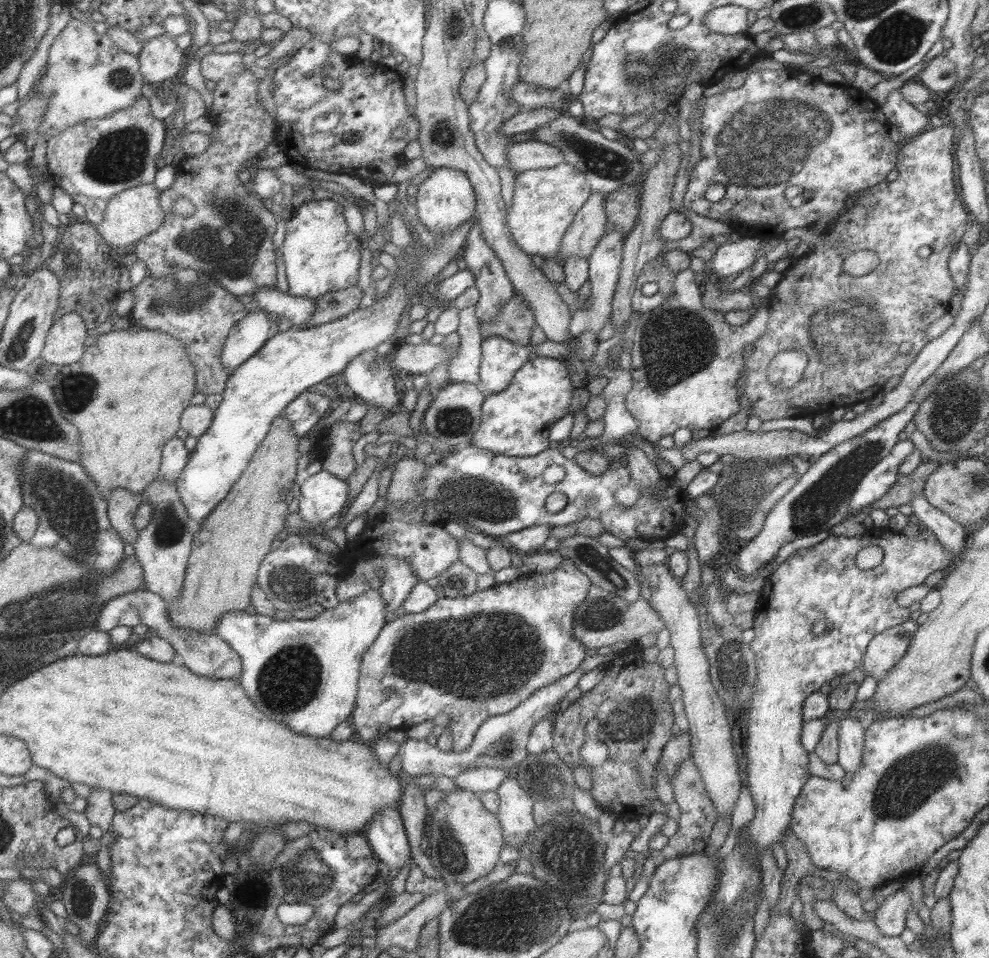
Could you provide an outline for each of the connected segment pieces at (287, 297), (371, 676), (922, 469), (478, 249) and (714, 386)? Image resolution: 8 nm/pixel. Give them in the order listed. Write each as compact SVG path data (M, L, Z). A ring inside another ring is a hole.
M275 286L255 289L252 299L255 300L260 310L275 312L280 319L288 319L292 326L304 323L314 309L314 302L311 298L281 292L275 289Z
M563 559L561 564L557 564L553 570L548 570L544 573L531 573L526 577L513 579L509 582L495 583L491 588L485 590L477 590L469 596L449 598L445 595L438 598L431 606L425 608L418 613L405 613L403 616L386 622L379 631L379 636L367 647L360 660L360 675L358 678L357 693L354 703L354 709L349 716L349 723L353 728L354 737L364 742L365 744L372 745L373 740L377 740L382 735L379 732L379 726L389 726L391 729L404 729L407 730L419 722L425 720L431 721L439 714L445 714L448 718L446 728L450 732L452 738L452 750L459 752L466 749L472 741L472 736L478 729L478 726L491 715L505 714L508 710L514 709L519 702L528 699L535 690L542 689L547 686L551 681L557 680L572 670L578 668L581 660L585 658L585 646L579 642L572 633L573 628L573 613L589 590L590 578L585 576L571 560Z
M923 459L911 474L907 476L899 474L897 481L891 485L891 489L879 500L869 505L867 510L870 511L873 508L885 511L887 508L897 508L902 504L909 505L914 496L922 495L927 476L932 474L940 464L941 462L938 461Z
M475 221L467 231L465 249L462 252L466 269L475 279L475 286L479 291L478 301L474 304L474 313L478 320L492 320L500 311L500 306L514 296L514 288L505 274L502 262L497 258L491 247L480 236L478 221Z
M687 267L684 270L676 272L675 280L672 282L672 293L668 296L665 302L661 303L661 306L656 306L653 310L649 312L639 313L639 317L635 322L633 322L633 327L630 331L630 360L631 369L629 370L632 383L630 389L626 392L624 396L625 409L629 412L632 418L637 421L637 434L643 438L643 440L648 443L657 443L661 437L667 435L673 435L673 432L677 428L689 428L690 431L693 430L715 430L723 421L733 416L740 410L740 406L737 402L737 397L739 395L738 389L735 387L735 382L739 378L740 373L743 371L743 359L742 359L742 348L747 343L753 342L753 337L759 334L763 334L766 330L768 323L768 309L763 305L756 305L752 309L750 319L741 326L731 326L727 324L724 319L724 313L718 310L707 310L702 305L701 298L702 286L695 283L693 279L693 271Z

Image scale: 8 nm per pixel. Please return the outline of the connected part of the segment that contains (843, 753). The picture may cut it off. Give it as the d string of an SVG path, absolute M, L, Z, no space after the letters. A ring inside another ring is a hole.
M845 716L838 720L838 759L836 763L845 773L852 774L859 768L863 745L864 729L853 717Z

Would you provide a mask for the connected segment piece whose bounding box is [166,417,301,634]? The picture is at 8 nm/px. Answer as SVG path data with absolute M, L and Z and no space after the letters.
M277 417L271 422L269 431L263 441L259 444L259 447L255 450L255 453L249 459L247 467L243 470L243 473L239 476L239 479L235 481L229 492L225 495L225 498L211 509L211 512L198 524L198 529L193 531L193 541L191 544L190 556L187 561L187 566L184 572L183 584L179 593L179 596L170 603L166 603L166 613L168 619L176 628L184 628L185 630L196 630L196 632L207 632L208 634L215 634L216 624L220 620L221 615L226 612L231 612L232 610L244 610L250 605L251 599L251 589L256 584L256 574L258 573L258 568L260 562L265 555L270 553L269 548L271 543L276 540L277 534L281 532L282 529L286 528L286 521L288 510L287 505L289 503L288 498L290 495L290 489L294 486L296 481L297 473L297 460L299 459L299 452L297 452L297 447L299 446L299 439L293 436L291 432L291 424L285 422L285 418Z

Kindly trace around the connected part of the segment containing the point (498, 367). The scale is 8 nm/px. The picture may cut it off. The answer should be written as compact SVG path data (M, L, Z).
M497 335L482 339L478 376L488 393L503 390L511 382L513 373L528 361L527 355L533 350L534 345L518 345Z

